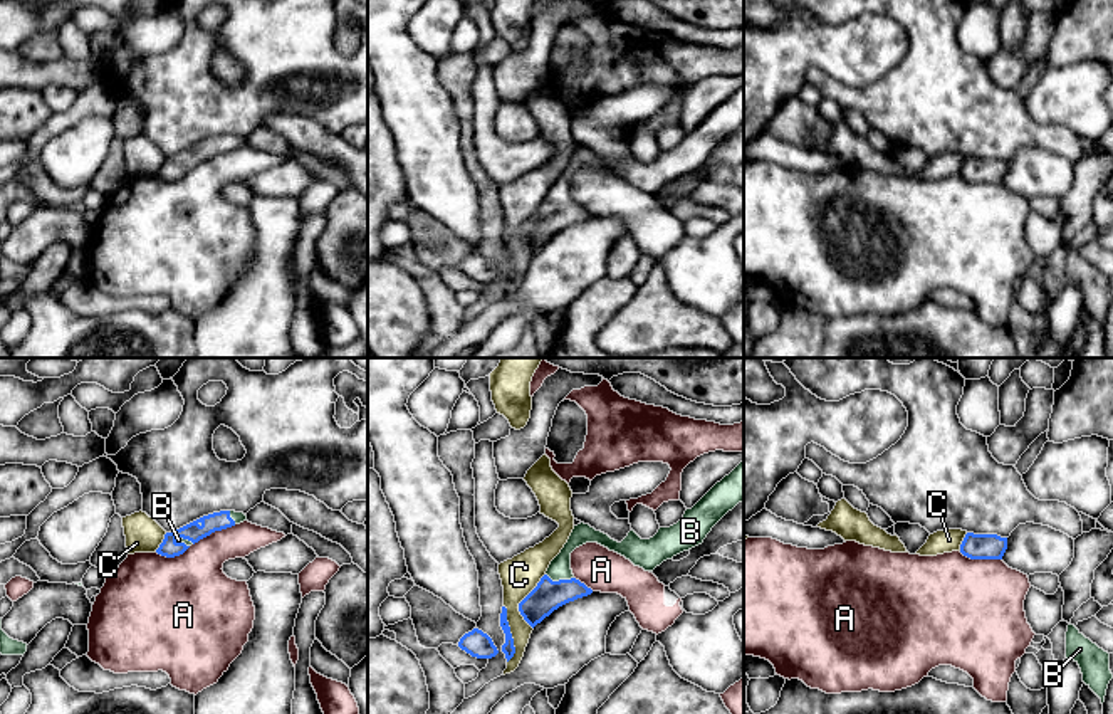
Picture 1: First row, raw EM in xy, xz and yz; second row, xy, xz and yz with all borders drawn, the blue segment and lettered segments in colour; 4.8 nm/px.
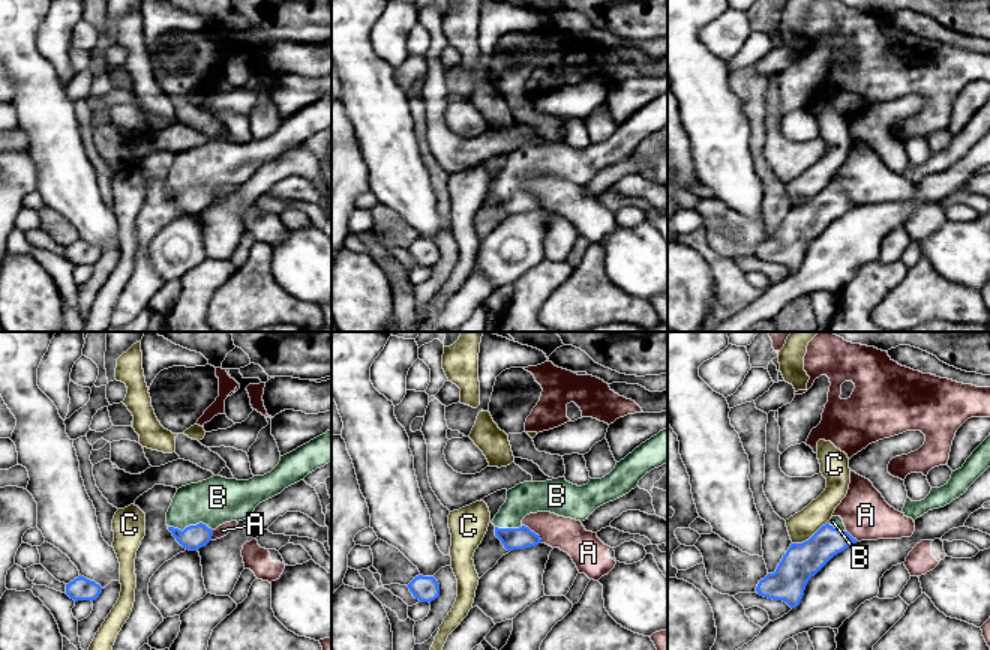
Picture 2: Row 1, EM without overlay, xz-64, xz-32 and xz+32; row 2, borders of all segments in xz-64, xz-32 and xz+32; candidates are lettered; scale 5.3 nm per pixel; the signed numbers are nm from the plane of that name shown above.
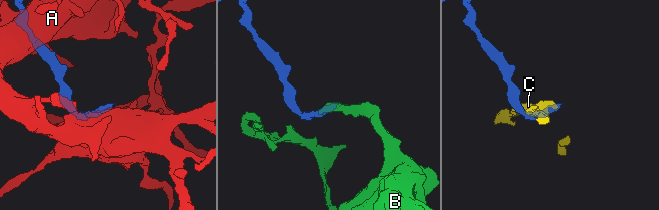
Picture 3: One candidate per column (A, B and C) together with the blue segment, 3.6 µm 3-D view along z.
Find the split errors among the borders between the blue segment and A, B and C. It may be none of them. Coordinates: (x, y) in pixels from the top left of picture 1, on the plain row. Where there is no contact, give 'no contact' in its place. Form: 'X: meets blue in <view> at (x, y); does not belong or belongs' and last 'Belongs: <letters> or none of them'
A: meets blue in xy at (214, 155); does not belong
B: meets blue in xz at (559, 204); belongs
C: meets blue in xz at (511, 257); does not belong
Belongs: B

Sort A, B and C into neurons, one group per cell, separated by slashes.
A / B / C

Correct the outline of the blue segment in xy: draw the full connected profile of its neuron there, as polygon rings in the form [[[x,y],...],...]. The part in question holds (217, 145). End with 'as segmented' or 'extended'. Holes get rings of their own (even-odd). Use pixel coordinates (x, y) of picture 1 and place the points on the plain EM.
[[[220,134],[203,139],[175,156],[166,156],[163,166],[156,173],[158,178],[175,181],[183,178],[191,168],[210,160],[215,155],[222,155],[247,144],[243,136]]]; extended

